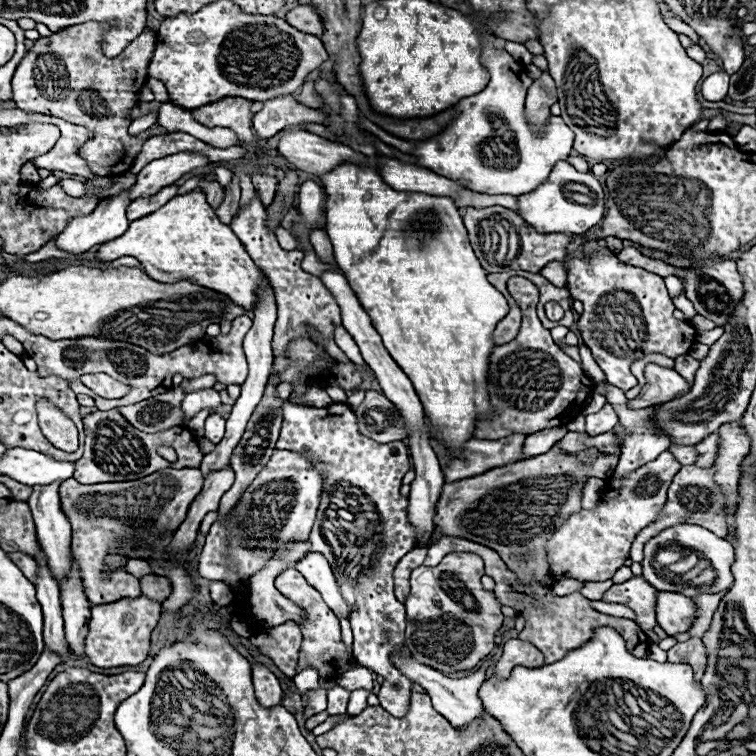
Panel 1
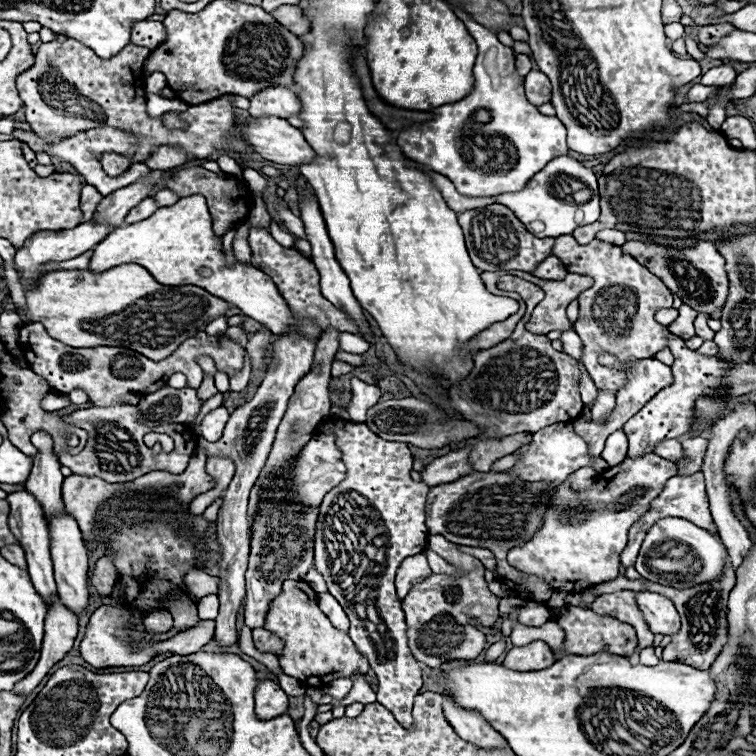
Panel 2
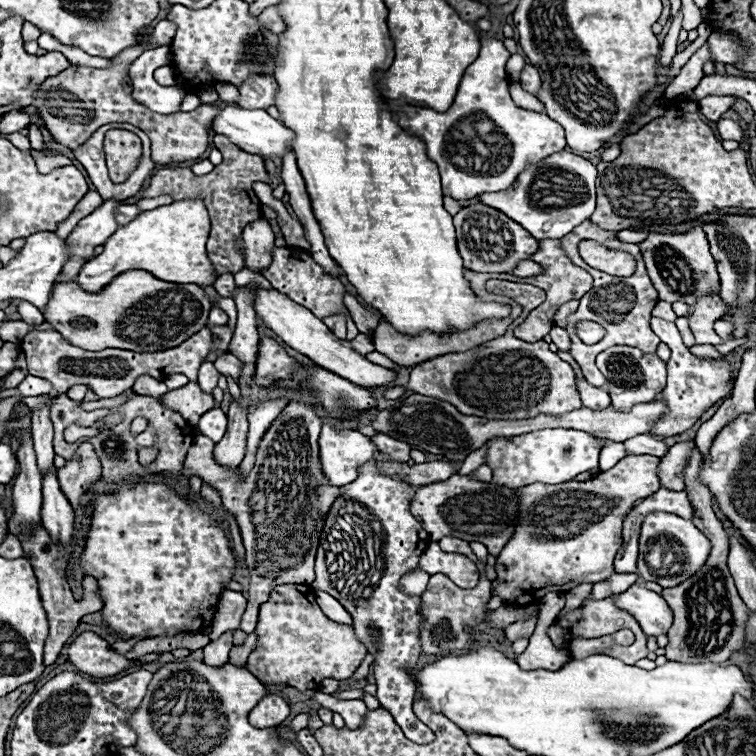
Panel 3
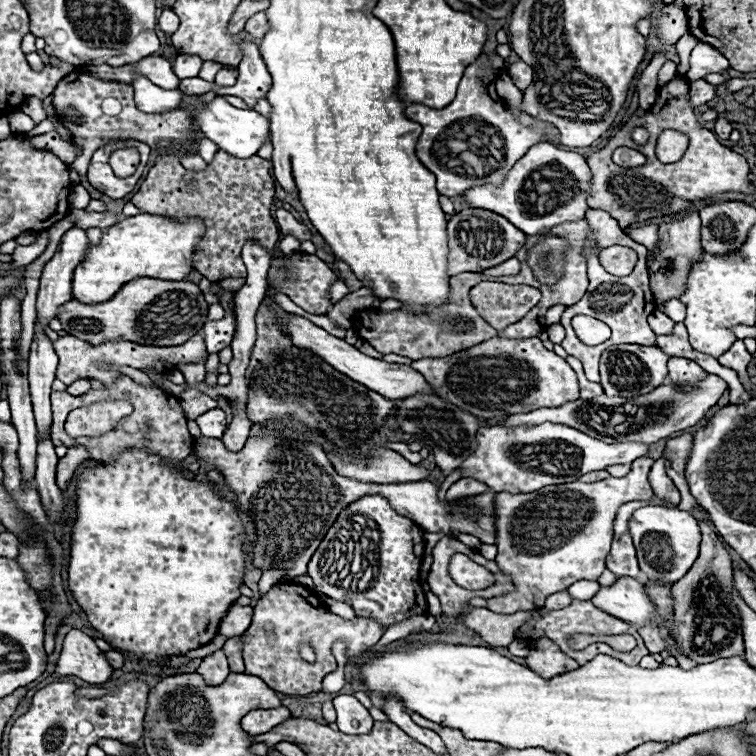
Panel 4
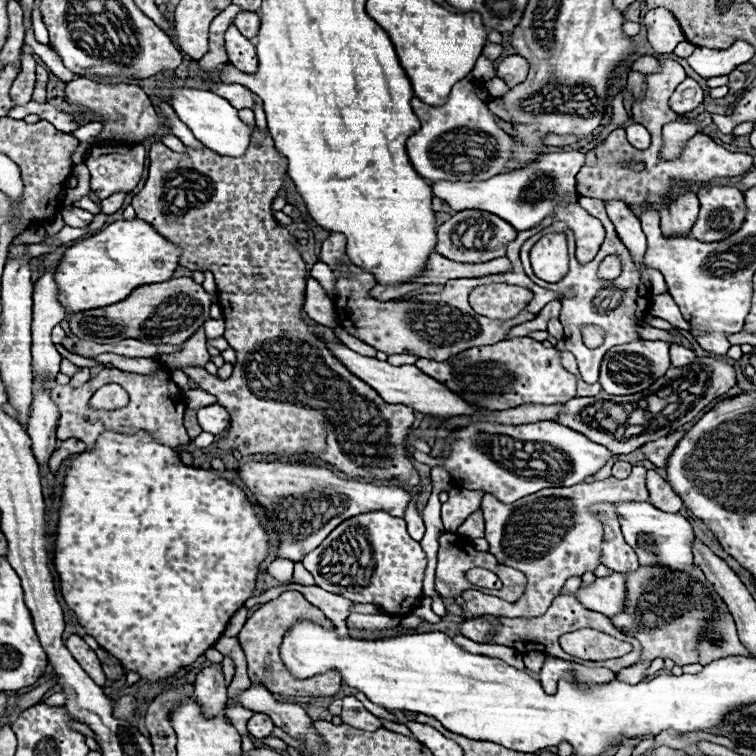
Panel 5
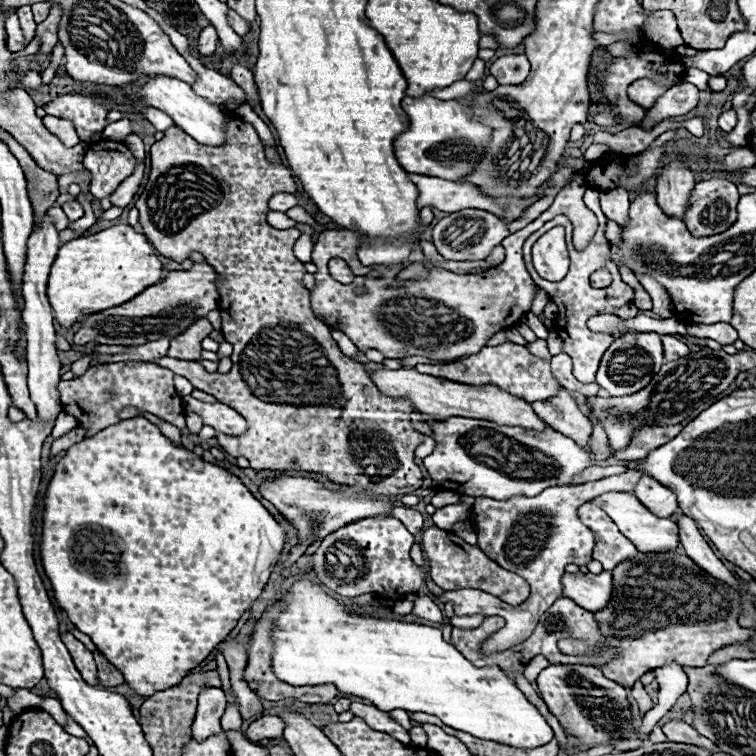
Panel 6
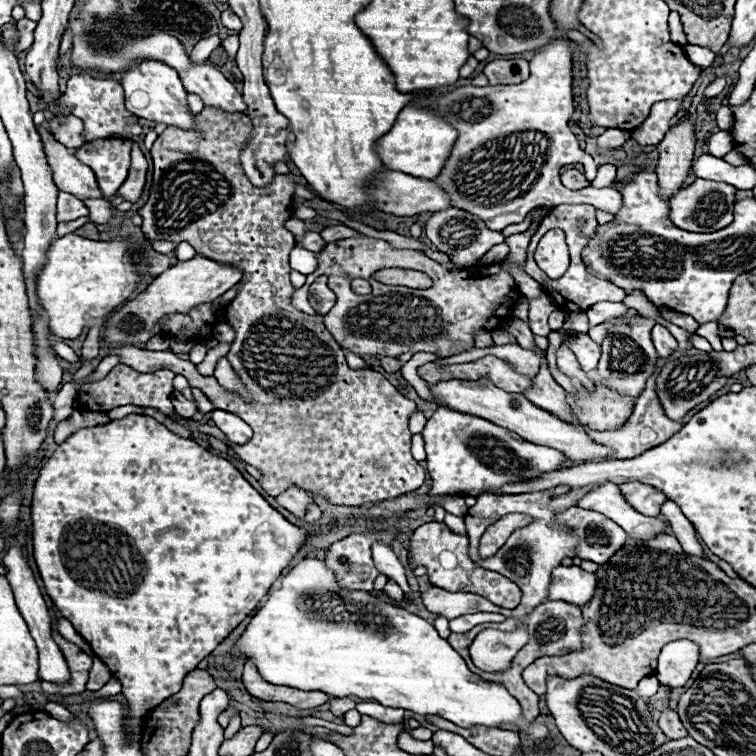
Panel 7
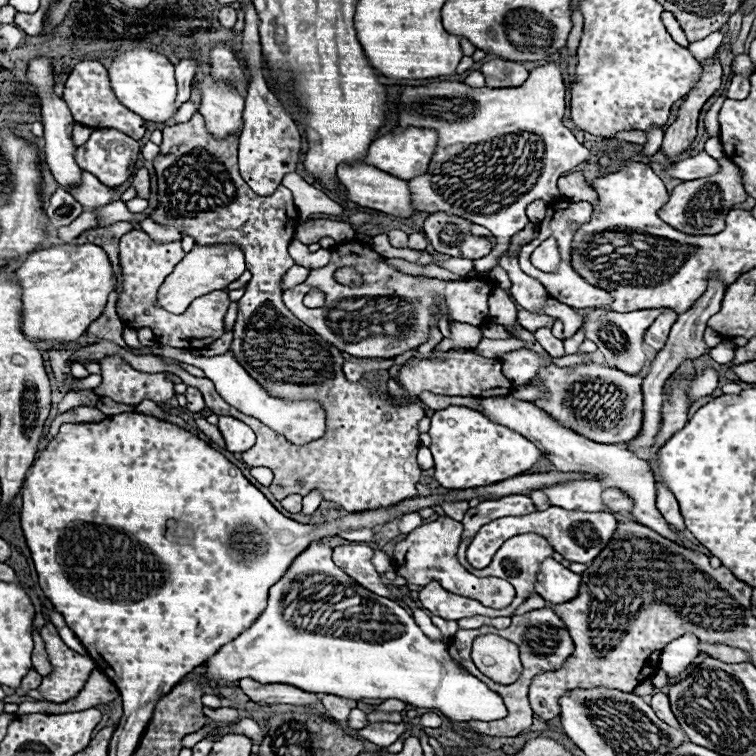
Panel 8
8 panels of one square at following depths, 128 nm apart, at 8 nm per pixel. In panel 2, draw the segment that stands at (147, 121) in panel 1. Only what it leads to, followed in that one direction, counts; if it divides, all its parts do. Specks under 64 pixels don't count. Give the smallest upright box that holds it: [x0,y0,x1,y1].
[146,94,188,118]

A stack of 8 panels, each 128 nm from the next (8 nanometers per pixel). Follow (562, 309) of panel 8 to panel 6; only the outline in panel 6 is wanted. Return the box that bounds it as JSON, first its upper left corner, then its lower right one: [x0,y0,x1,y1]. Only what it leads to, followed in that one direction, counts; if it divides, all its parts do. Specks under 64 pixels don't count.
[587,314,632,335]

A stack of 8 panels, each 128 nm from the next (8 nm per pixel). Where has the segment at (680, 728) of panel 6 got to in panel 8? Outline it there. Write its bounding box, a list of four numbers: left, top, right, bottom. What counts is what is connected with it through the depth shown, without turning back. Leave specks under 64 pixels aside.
[650,692,678,728]

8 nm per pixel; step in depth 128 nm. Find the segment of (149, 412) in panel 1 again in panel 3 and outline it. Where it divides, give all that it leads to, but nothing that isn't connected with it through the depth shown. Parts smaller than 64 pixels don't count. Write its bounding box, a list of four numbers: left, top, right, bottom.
[158,382,214,426]

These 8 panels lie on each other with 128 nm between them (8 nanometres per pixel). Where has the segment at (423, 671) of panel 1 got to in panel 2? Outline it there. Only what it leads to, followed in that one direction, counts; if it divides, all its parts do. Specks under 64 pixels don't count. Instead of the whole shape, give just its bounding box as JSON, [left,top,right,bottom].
[442,694,506,746]

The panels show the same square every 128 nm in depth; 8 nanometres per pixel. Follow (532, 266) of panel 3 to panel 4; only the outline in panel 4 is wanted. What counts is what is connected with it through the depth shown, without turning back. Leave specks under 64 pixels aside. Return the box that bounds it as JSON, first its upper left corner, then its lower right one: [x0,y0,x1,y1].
[484,258,522,276]

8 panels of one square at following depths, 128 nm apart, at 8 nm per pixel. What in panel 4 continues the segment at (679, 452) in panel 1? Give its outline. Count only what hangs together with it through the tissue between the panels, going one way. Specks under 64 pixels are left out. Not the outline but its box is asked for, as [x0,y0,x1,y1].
[462,424,648,492]

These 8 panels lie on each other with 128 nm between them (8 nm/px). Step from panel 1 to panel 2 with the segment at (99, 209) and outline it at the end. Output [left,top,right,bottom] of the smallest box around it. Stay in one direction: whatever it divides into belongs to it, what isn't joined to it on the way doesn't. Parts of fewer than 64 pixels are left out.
[14,220,114,286]

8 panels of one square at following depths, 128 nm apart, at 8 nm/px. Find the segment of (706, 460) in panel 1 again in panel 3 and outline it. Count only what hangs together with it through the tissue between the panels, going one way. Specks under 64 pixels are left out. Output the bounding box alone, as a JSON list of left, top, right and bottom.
[660,440,694,490]

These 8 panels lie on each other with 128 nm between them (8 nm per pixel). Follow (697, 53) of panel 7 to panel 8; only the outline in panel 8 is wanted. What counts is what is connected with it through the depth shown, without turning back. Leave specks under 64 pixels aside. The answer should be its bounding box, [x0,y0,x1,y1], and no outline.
[688,30,724,62]

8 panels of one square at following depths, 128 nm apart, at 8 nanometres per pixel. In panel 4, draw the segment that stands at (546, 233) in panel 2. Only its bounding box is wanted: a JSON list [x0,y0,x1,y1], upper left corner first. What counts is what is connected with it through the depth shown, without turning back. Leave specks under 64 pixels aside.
[464,142,592,236]

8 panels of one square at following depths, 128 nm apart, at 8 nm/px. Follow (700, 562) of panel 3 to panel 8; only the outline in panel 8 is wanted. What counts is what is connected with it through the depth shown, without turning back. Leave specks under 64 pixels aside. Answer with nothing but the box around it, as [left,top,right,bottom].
[544,480,608,512]

